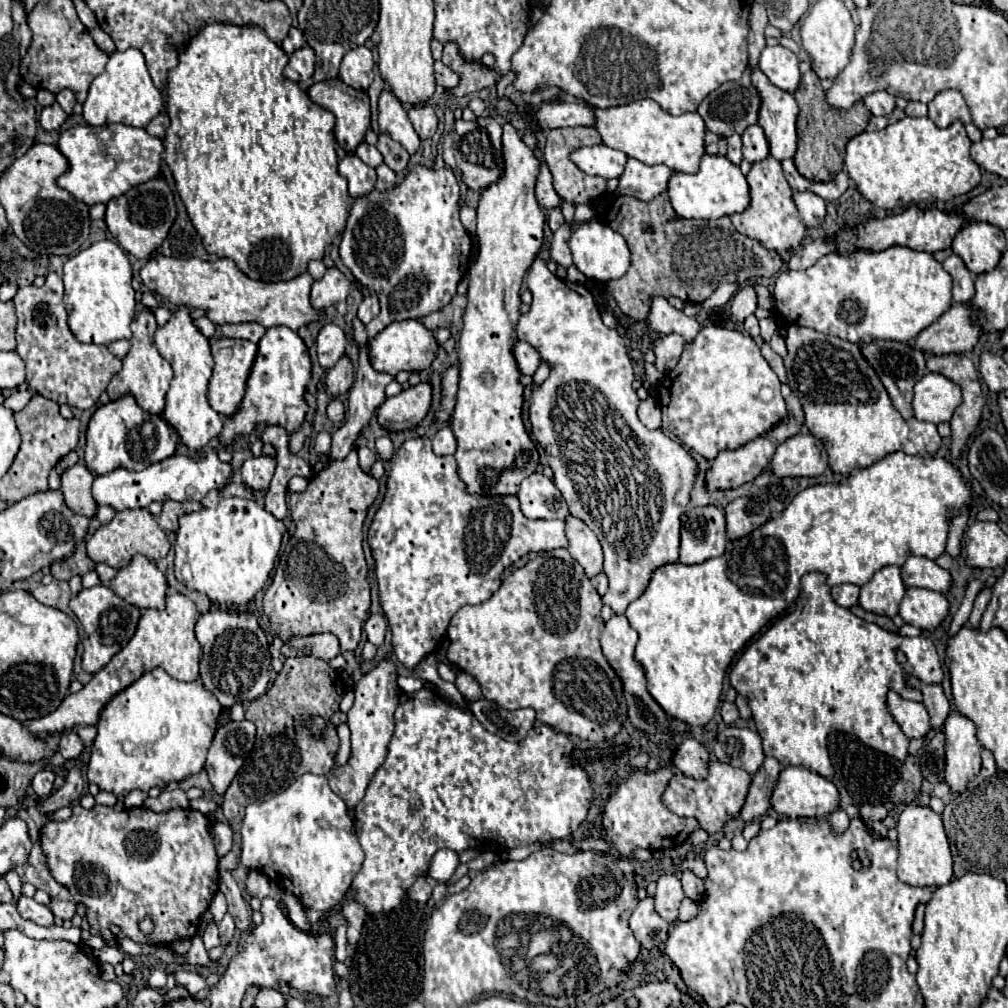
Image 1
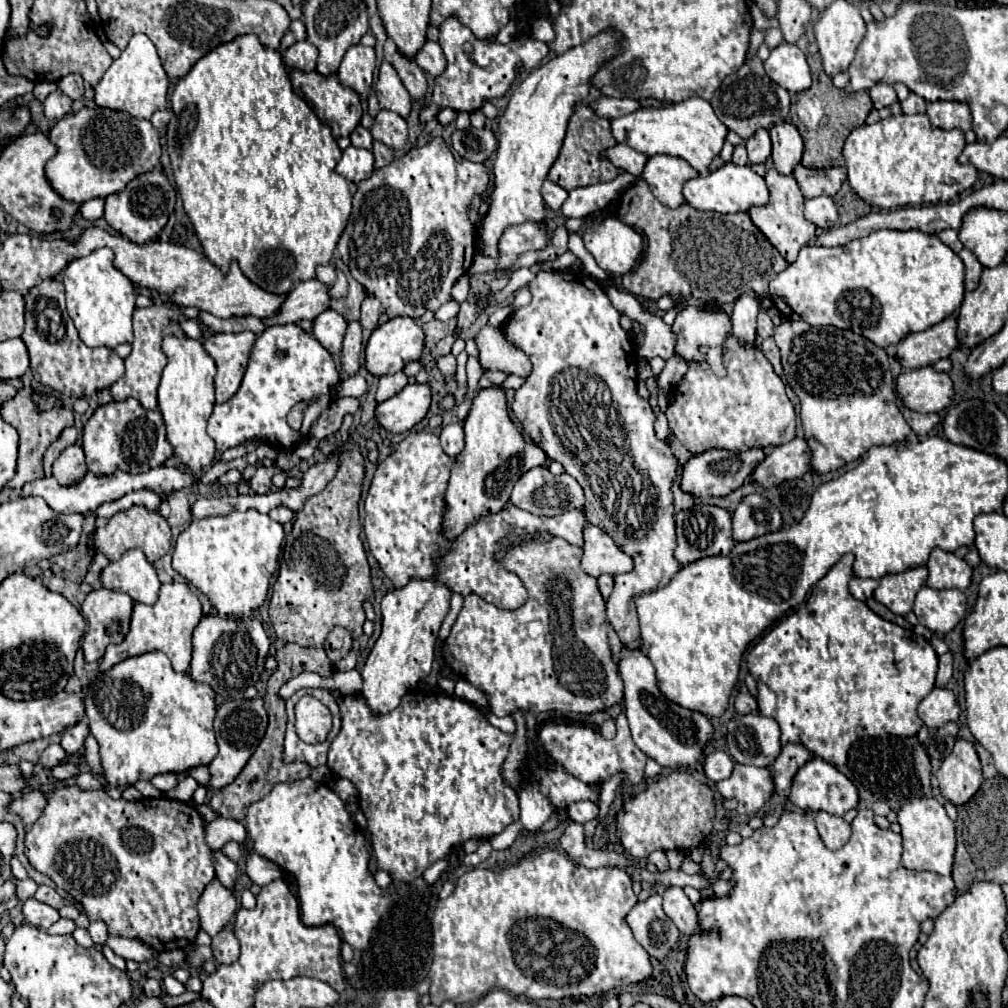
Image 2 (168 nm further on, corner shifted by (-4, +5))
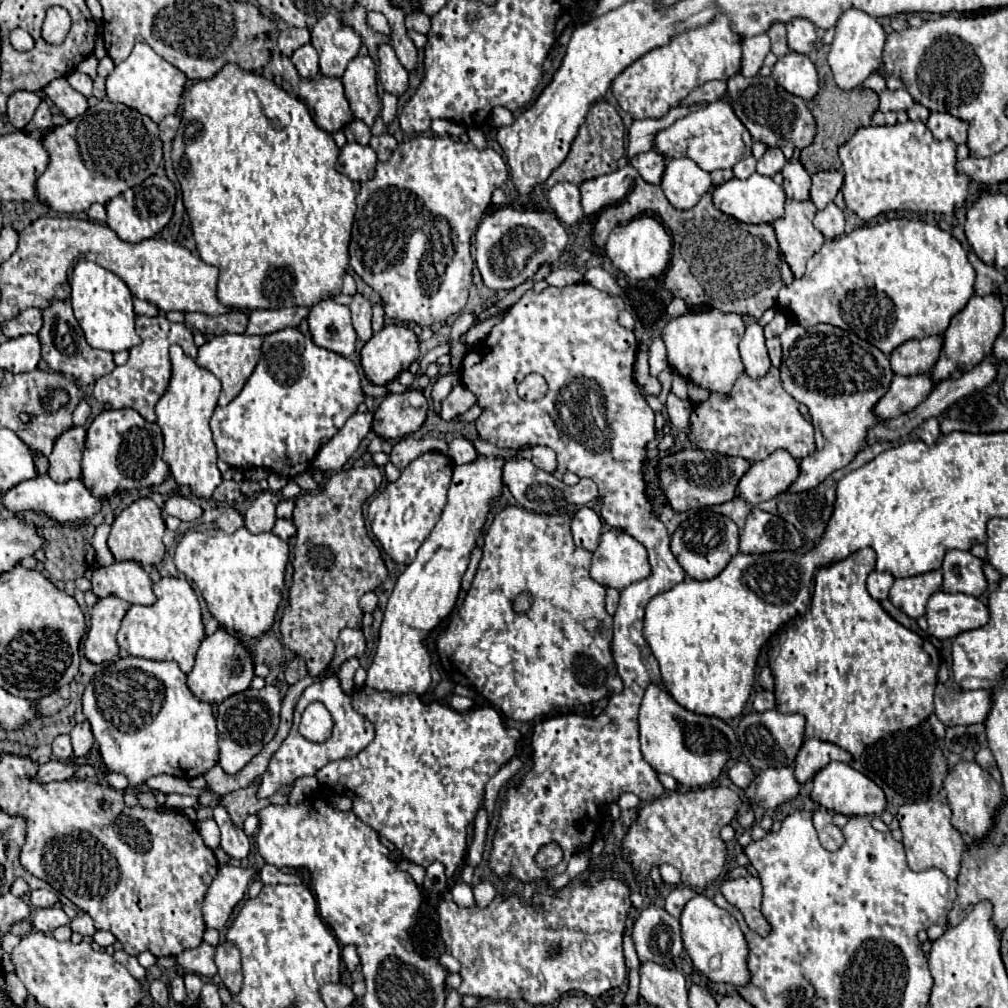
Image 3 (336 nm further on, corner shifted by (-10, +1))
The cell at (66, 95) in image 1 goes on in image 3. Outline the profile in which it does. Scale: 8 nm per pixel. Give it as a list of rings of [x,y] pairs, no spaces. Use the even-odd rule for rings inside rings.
[[[75,71],[73,75],[69,75],[69,77],[67,77],[67,81],[69,81],[69,85],[71,85],[75,91],[79,91],[79,93],[81,93],[81,95],[85,95],[85,97],[91,97],[93,81],[91,81],[91,77],[89,77],[89,75]]]

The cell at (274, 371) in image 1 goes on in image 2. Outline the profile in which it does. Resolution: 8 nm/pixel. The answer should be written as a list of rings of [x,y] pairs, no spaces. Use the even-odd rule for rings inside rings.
[[[293,323],[267,327],[253,345],[239,391],[229,401],[215,405],[213,415],[207,421],[207,433],[215,441],[219,453],[249,439],[275,445],[279,451],[293,451],[309,437],[311,425],[315,425],[319,415],[333,403],[333,387],[339,381],[341,377],[333,355],[313,335],[305,333]],[[313,397],[317,399],[307,407],[301,429],[291,429],[287,423],[287,413],[291,407]]]

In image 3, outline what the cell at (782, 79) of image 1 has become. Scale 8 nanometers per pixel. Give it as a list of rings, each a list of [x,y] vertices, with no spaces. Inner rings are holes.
[[[787,53],[773,65],[771,77],[785,87],[789,93],[811,101],[819,89],[819,77],[815,65],[807,55],[801,53]]]

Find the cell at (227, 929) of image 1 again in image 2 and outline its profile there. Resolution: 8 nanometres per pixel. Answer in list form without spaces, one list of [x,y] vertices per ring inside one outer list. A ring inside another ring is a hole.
[[[231,929],[219,931],[219,933],[213,937],[211,949],[213,949],[215,961],[221,963],[221,965],[229,965],[229,963],[233,963],[235,959],[239,959],[239,941],[237,941],[237,937],[233,935]]]

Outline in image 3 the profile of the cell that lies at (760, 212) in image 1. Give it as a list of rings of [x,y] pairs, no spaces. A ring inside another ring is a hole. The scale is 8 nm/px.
[[[785,201],[785,215],[775,219],[771,225],[777,233],[779,247],[789,263],[793,275],[799,279],[805,273],[807,259],[817,253],[825,241],[823,233],[813,227],[817,209],[811,201]]]

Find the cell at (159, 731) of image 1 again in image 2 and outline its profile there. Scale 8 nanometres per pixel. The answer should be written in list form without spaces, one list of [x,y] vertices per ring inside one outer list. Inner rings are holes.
[[[153,651],[131,659],[123,659],[107,671],[97,671],[85,685],[85,715],[89,719],[89,731],[99,743],[101,765],[105,769],[105,781],[113,787],[127,787],[137,781],[149,781],[159,773],[183,773],[199,765],[209,765],[217,755],[217,743],[213,733],[215,719],[215,691],[205,683],[197,683],[189,673],[177,673],[165,653]],[[139,689],[145,701],[139,709]]]

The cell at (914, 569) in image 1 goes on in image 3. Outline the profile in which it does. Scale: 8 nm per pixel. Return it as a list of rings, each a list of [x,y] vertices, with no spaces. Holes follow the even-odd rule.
[[[947,551],[943,565],[943,591],[965,593],[979,597],[987,589],[983,575],[983,561],[973,557],[969,551]]]

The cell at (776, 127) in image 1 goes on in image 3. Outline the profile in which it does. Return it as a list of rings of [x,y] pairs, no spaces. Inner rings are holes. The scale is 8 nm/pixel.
[[[795,151],[795,155],[791,159],[787,159],[785,167],[783,167],[783,189],[787,193],[787,197],[793,199],[809,199],[809,173],[805,171],[805,167],[799,161],[799,153]]]

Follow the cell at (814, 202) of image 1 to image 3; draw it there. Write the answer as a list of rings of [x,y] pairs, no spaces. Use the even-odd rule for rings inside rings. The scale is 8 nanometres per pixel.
[[[829,203],[825,209],[817,211],[817,215],[815,215],[815,227],[827,239],[841,237],[843,229],[845,229],[845,213],[835,203]]]

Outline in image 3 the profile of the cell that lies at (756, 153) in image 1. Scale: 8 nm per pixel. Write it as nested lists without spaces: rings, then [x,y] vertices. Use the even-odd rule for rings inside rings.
[[[767,147],[765,155],[757,161],[757,171],[761,175],[767,175],[767,177],[773,177],[777,171],[781,171],[785,165],[785,157],[783,157],[783,151],[779,147]]]

